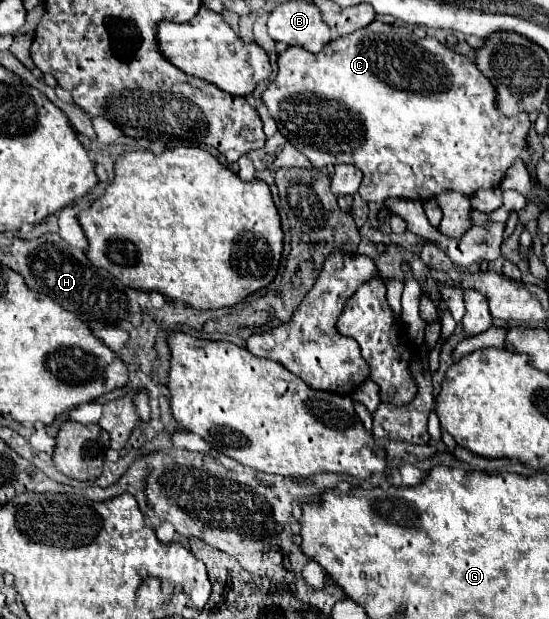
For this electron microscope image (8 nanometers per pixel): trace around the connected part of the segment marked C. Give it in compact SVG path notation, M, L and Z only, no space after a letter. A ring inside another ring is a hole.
M373 21L369 27L363 27L351 35L333 39L331 43L327 43L323 47L321 53L309 53L301 47L287 47L283 53L279 53L277 59L277 75L275 81L263 91L261 101L267 107L269 115L279 123L279 133L285 135L289 139L289 143L301 151L315 169L323 169L329 165L339 165L339 163L351 163L357 169L363 171L363 199L367 203L383 203L387 197L401 197L401 199L433 199L443 191L457 191L461 195L473 195L479 189L495 189L499 187L505 171L511 167L511 163L521 157L523 161L531 159L531 153L527 149L527 131L531 127L529 115L527 113L519 113L517 117L503 117L497 109L495 109L495 91L493 85L483 79L483 75L479 75L477 67L473 61L469 61L467 57L453 53L451 49L447 49L445 45L441 45L437 39L433 37L425 37L419 39L415 37L415 33L405 27L405 25L387 25L381 21Z

